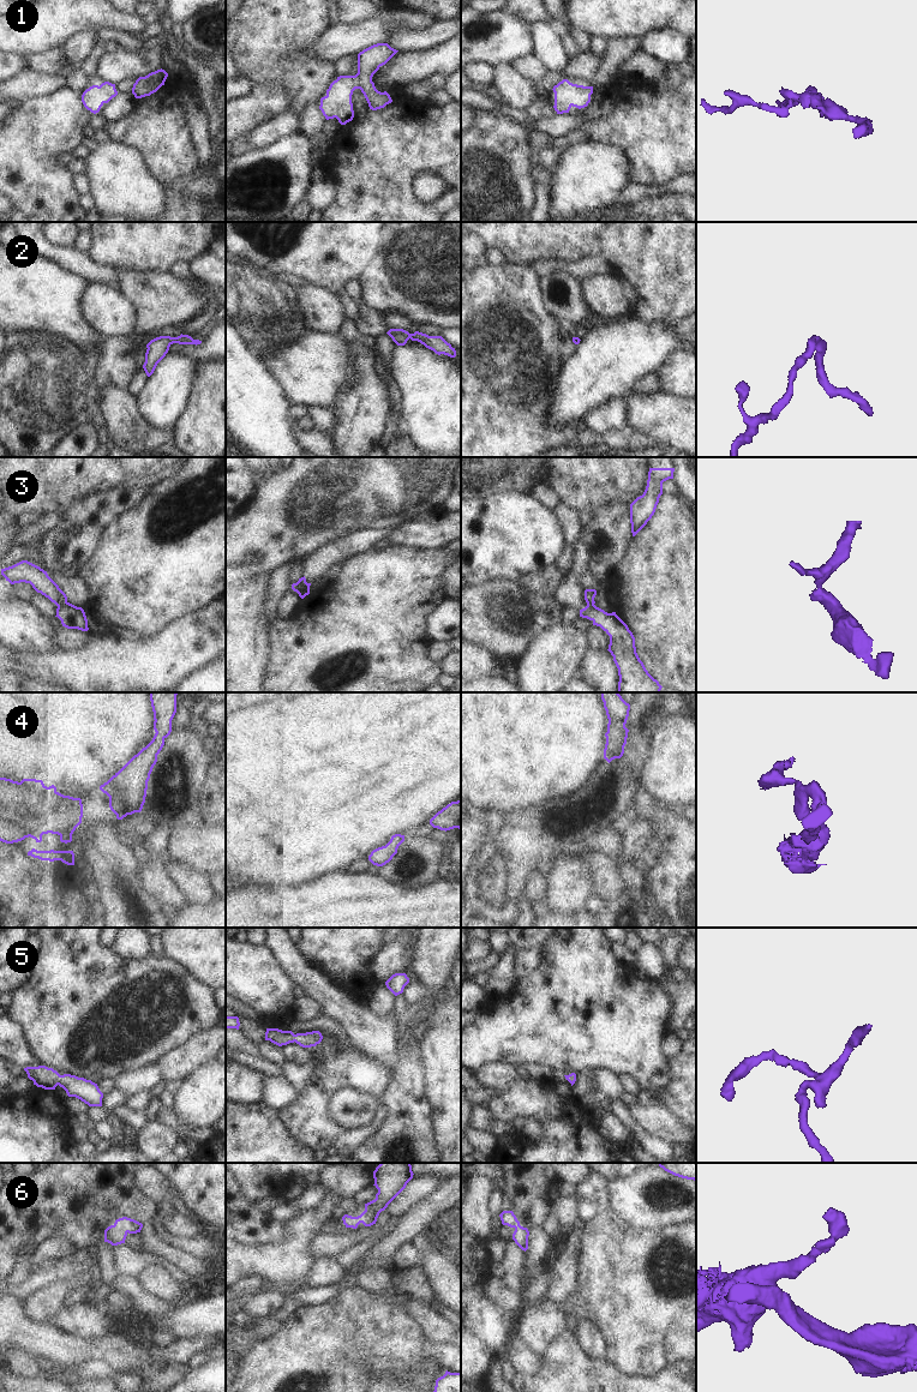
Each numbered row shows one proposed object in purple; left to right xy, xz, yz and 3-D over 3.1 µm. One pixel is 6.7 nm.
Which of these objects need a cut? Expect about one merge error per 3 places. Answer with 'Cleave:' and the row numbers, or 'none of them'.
Cleave: 3

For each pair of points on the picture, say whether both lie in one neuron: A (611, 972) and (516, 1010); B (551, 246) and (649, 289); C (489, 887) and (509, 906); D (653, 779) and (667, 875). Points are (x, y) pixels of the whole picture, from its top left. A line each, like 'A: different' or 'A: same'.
A: same
B: same
C: different
D: different

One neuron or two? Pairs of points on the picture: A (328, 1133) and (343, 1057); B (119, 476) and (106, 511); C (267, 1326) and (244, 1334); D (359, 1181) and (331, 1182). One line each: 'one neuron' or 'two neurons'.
A: one neuron
B: two neurons
C: two neurons
D: one neuron

